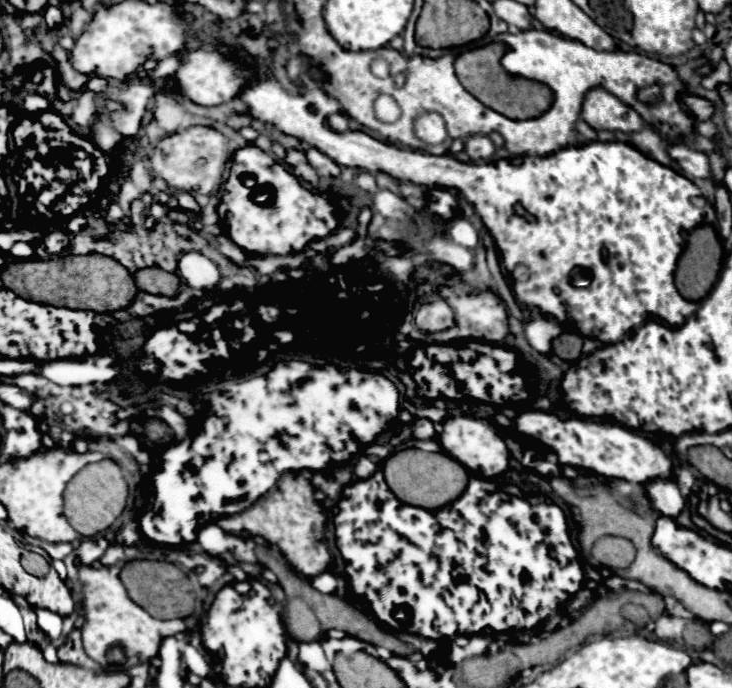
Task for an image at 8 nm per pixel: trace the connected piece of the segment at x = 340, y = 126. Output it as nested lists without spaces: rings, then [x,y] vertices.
[[[335,113],[327,121],[329,121],[329,127],[333,127],[333,131],[347,131],[349,129],[345,113]]]

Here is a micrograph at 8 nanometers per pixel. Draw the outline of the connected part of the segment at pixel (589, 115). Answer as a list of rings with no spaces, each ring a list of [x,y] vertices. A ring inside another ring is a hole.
[[[593,87],[583,99],[581,117],[595,129],[607,131],[625,131],[625,119],[631,113],[631,107],[617,99],[613,93],[603,87]]]

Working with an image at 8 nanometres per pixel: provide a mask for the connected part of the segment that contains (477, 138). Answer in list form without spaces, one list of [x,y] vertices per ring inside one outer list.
[[[471,135],[465,139],[465,153],[473,159],[489,159],[495,151],[495,145],[491,143],[491,139],[487,135]]]

